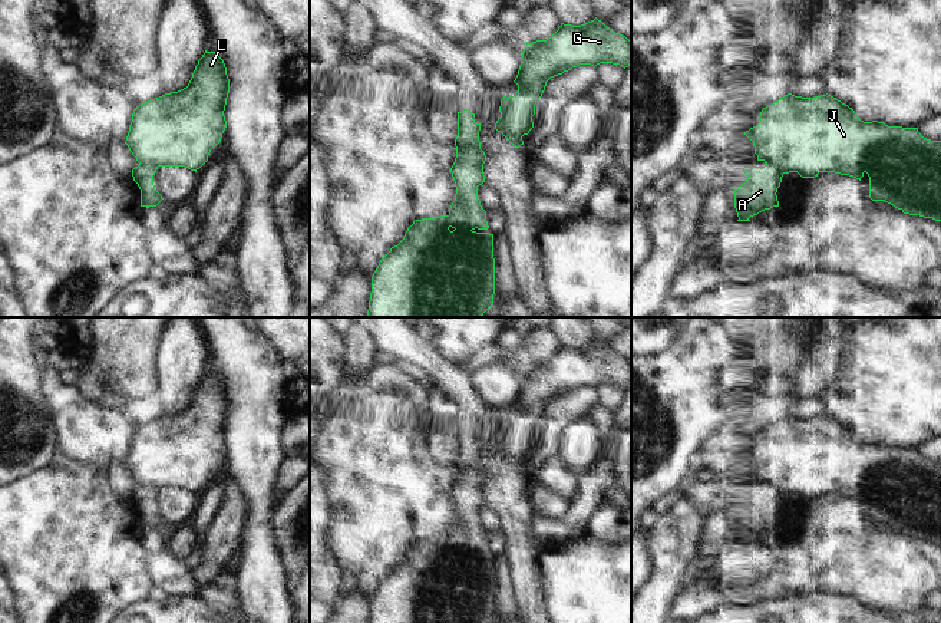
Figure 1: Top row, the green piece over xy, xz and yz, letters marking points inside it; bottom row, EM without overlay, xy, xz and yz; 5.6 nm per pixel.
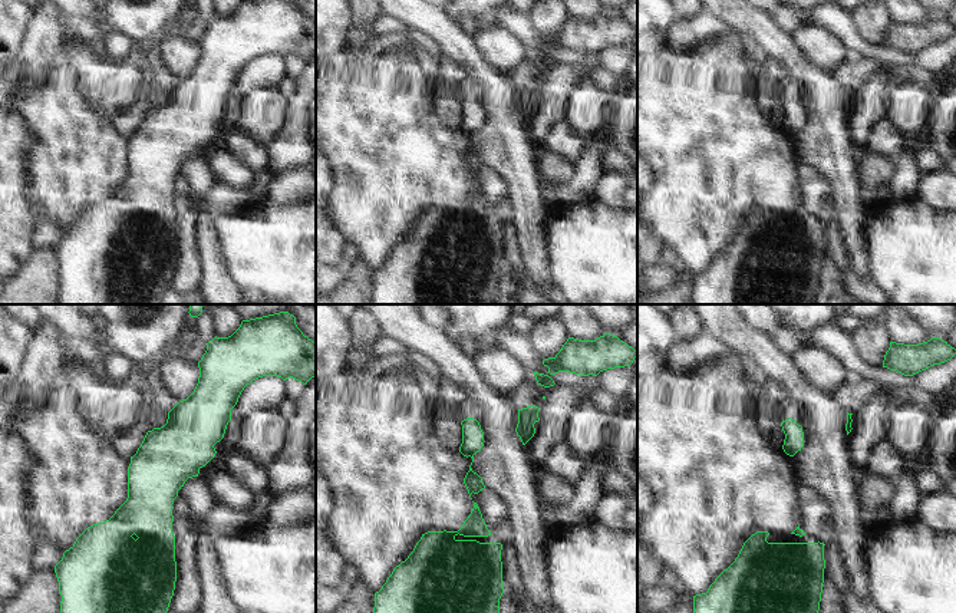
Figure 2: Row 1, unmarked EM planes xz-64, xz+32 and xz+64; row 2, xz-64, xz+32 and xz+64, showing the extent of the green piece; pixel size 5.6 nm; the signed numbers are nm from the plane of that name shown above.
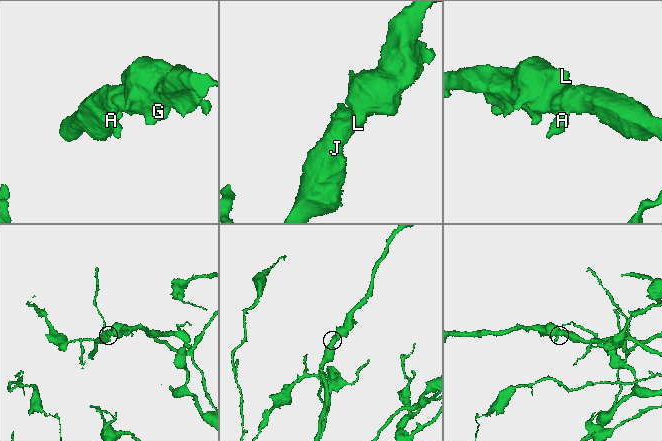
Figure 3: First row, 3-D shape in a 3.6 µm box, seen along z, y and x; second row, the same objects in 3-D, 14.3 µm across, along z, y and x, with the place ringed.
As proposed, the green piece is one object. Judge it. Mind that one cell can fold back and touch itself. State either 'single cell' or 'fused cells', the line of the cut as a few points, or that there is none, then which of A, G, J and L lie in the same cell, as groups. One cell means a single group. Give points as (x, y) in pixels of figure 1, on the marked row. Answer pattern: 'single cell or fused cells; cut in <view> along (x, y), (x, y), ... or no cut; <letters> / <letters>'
fused cells; cut in xz along (478, 137), (469, 142), (458, 142), (455, 145); A / G J L

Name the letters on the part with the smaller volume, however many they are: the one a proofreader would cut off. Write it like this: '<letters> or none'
A

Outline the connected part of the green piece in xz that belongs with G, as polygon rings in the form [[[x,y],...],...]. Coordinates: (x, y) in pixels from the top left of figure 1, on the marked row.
[[[597,17],[581,26],[564,24],[547,40],[526,42],[515,83],[518,92],[501,99],[501,118],[495,129],[514,146],[524,145],[522,136],[534,128],[536,100],[547,82],[580,65],[631,65],[631,42],[607,27]]]

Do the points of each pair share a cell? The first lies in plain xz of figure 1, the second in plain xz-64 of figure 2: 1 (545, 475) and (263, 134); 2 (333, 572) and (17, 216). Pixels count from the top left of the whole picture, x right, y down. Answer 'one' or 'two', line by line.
1: two
2: one

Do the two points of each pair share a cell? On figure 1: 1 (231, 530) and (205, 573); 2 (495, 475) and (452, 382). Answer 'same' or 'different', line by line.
1: same
2: same

